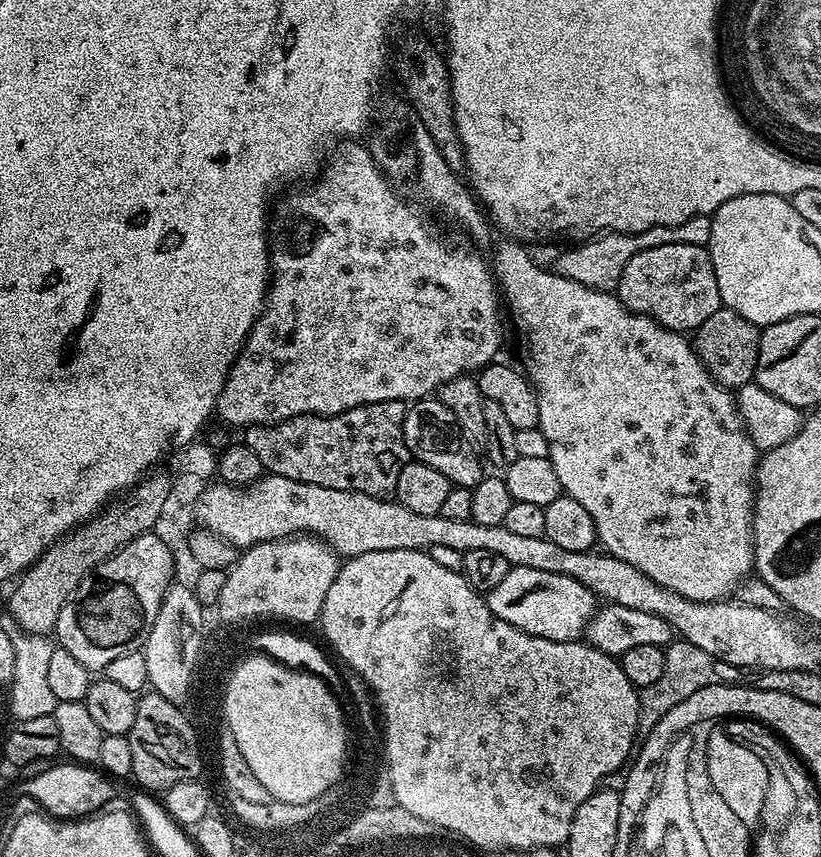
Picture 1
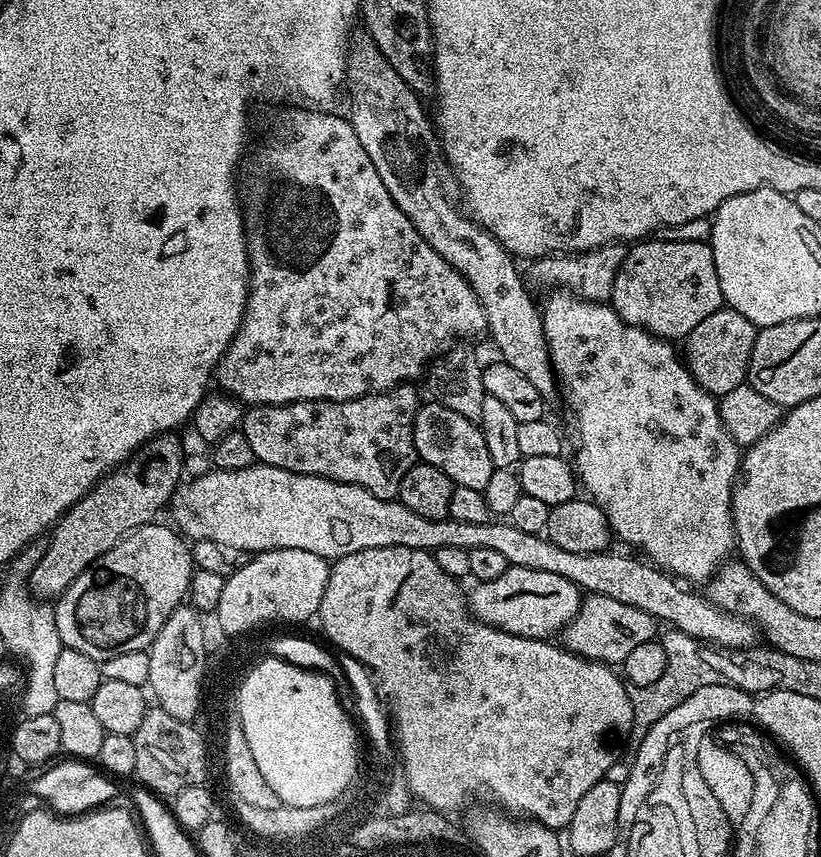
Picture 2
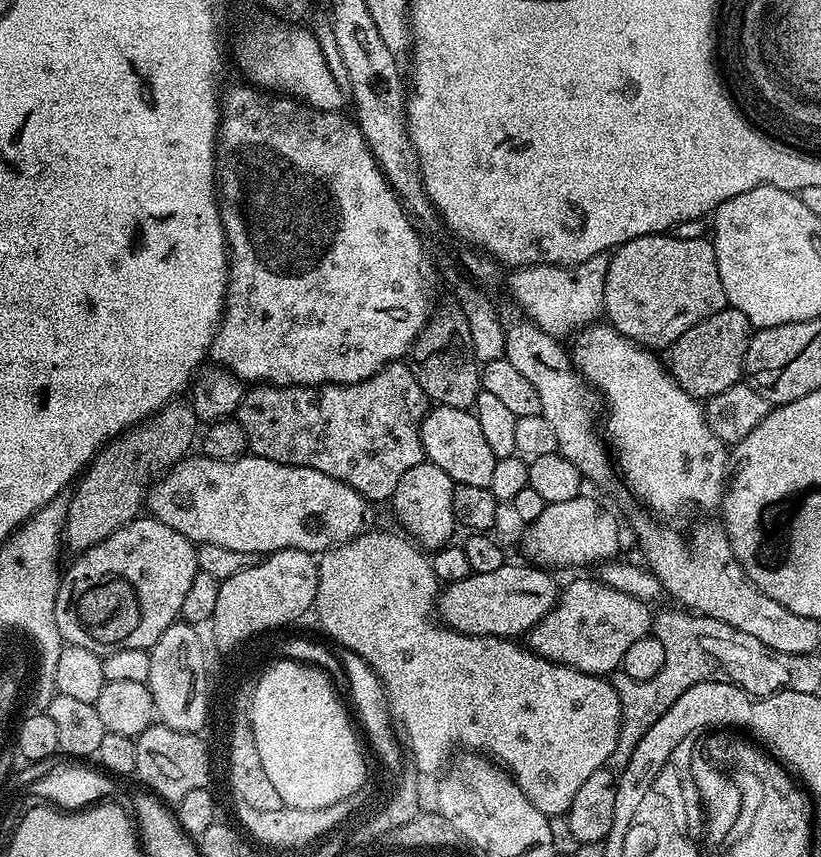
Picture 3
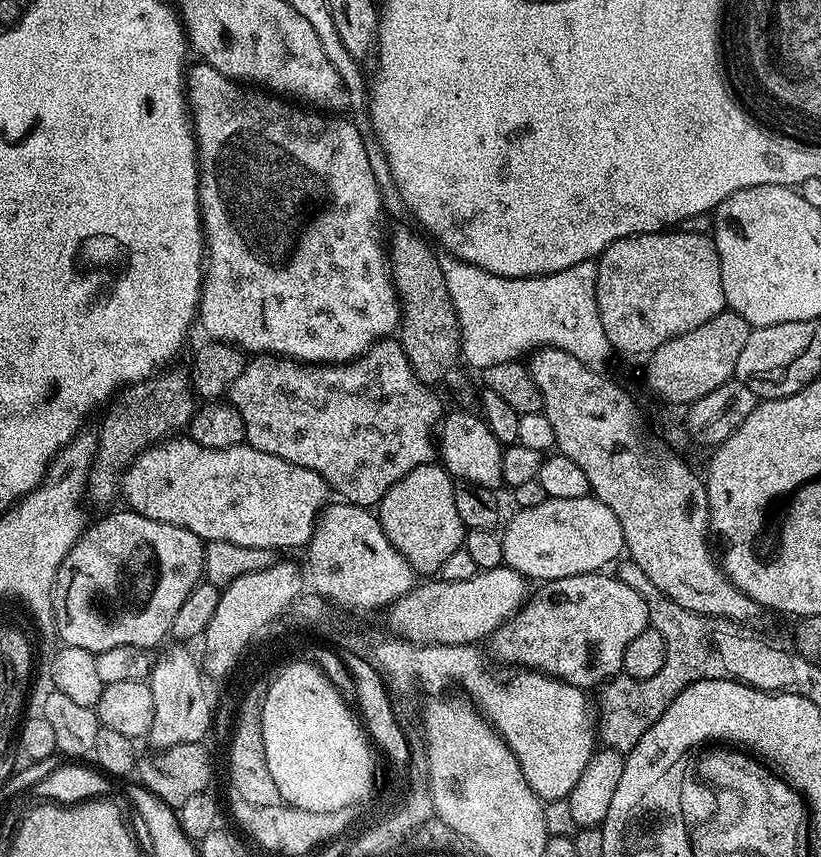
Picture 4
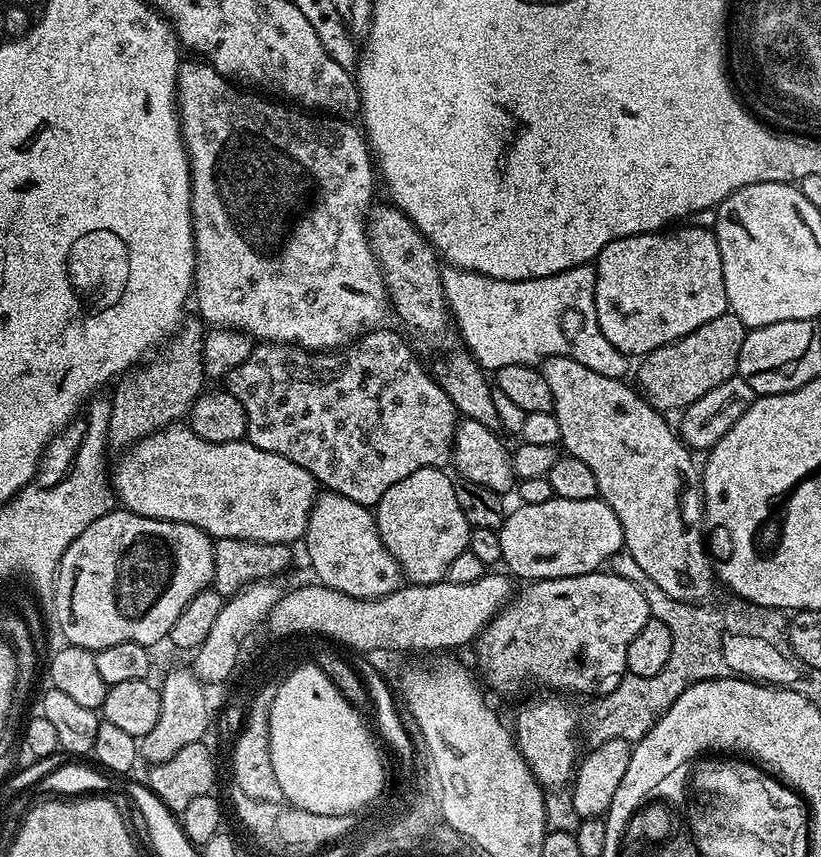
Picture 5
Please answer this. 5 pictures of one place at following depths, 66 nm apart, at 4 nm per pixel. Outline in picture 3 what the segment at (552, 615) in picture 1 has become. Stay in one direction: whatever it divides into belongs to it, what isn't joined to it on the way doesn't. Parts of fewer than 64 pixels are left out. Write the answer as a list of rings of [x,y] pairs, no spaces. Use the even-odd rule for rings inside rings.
[[[506,562],[490,574],[473,572],[462,578],[462,582],[447,585],[438,596],[439,619],[455,632],[467,636],[520,638],[531,632],[532,627],[556,605],[558,584],[556,588],[543,567],[525,563]]]

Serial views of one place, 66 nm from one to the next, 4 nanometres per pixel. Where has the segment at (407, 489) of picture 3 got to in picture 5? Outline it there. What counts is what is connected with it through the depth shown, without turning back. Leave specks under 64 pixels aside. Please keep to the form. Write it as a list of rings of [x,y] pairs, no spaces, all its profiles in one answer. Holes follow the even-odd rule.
[[[443,467],[414,470],[414,474],[406,474],[402,482],[394,482],[380,501],[374,505],[374,515],[378,534],[396,559],[403,579],[413,584],[438,584],[447,577],[450,562],[458,558],[458,554],[468,551],[468,539],[472,533],[466,514],[462,514],[462,506],[458,506],[458,497],[454,495],[453,477],[444,473]]]

